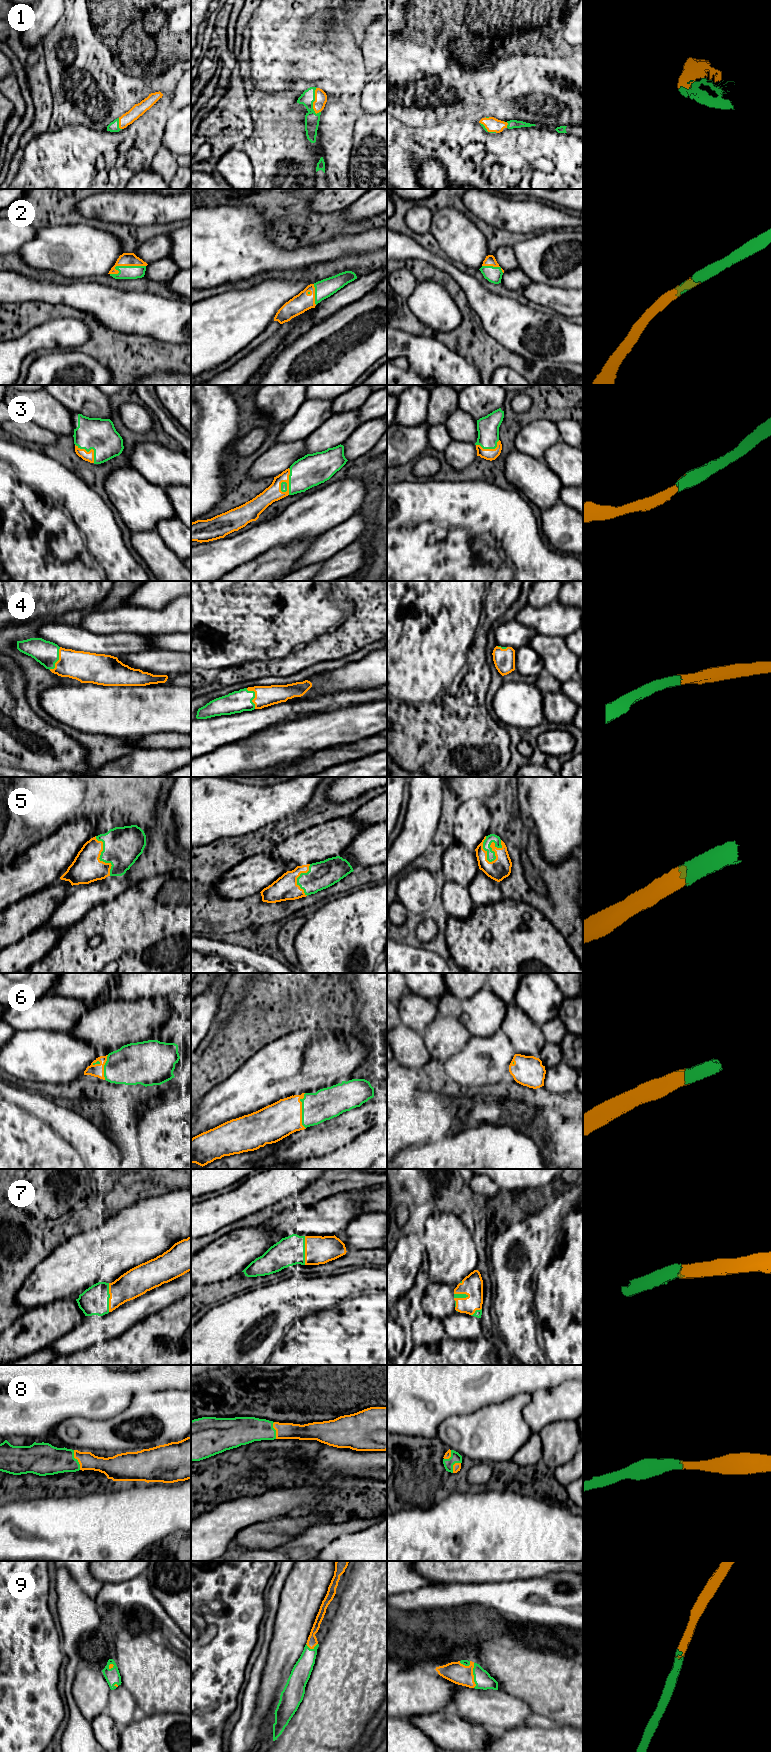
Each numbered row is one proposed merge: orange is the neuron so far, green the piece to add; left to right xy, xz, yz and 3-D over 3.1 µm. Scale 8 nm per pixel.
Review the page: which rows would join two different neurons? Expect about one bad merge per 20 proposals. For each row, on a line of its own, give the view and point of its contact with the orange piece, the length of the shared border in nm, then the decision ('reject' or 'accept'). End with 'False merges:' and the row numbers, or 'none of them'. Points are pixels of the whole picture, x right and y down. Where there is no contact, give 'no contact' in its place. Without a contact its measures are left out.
1: meets orange in xz at (314, 101); contact 220 nm long; accept
2: meets orange in xy at (123, 265); contact 300 nm long; accept
3: meets orange in xz at (288, 481); contact 220 nm long; accept
4: meets orange in xy at (58, 660); contact 200 nm long; accept
5: meets orange in yz at (484, 850); contact 220 nm long; accept
6: meets orange in xz at (301, 1111); contact 280 nm long; accept
7: meets orange in xy at (110, 1297); contact 240 nm long; accept
8: meets orange in xy at (77, 1459); contact 170 nm long; accept
9: meets orange in yz at (473, 1675); contact 200 nm long; accept
False merges: none of them

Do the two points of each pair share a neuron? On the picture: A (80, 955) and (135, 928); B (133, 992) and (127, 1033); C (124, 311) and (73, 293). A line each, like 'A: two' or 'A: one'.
A: one
B: two
C: one

